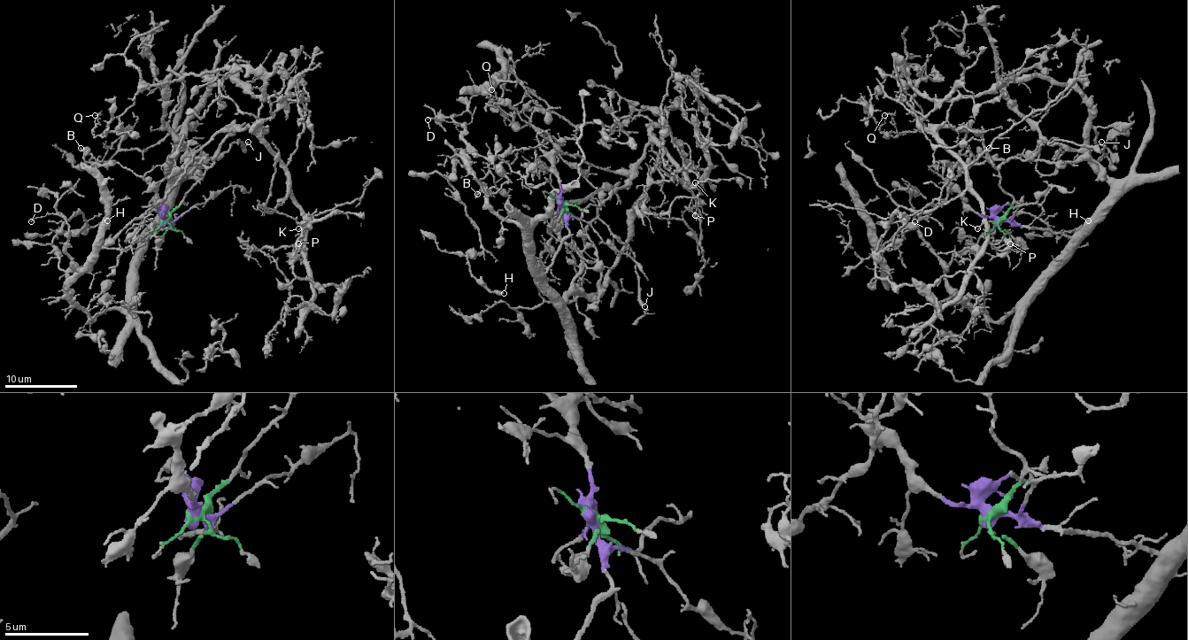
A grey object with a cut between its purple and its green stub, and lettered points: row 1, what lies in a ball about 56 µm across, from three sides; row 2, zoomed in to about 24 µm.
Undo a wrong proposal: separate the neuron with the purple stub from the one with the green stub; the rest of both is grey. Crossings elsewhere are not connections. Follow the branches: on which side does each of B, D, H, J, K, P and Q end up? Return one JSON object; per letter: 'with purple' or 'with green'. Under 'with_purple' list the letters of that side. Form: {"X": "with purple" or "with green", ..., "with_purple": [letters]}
{"B": "with purple", "D": "with purple", "H": "with purple", "J": "with green", "K": "with green", "P": "with green", "Q": "with purple", "with_purple": ["B", "D", "H", "Q"]}

